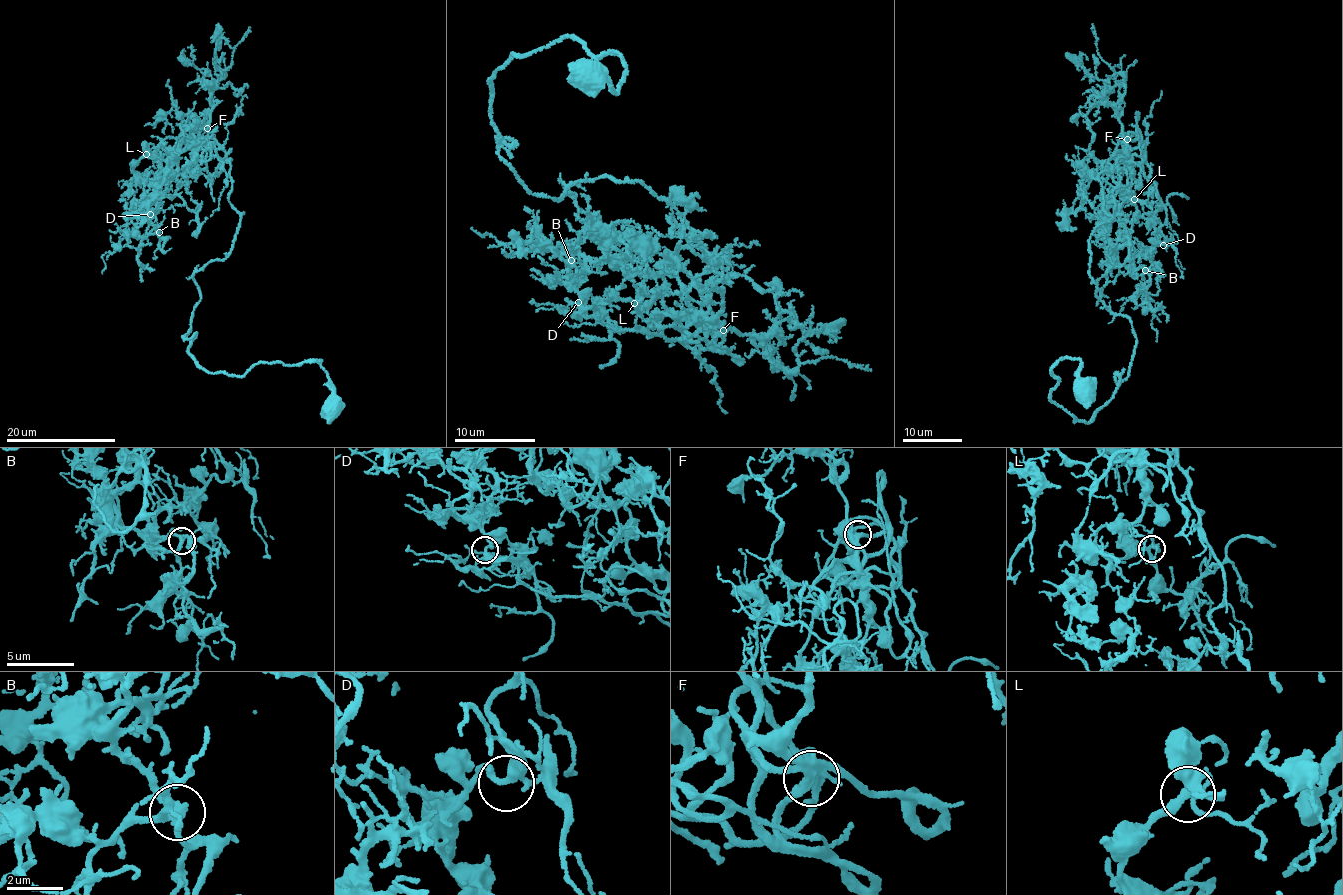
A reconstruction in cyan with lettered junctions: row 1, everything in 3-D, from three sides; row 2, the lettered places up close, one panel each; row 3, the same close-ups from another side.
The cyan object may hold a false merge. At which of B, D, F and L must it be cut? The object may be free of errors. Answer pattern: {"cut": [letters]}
{"cut": []}

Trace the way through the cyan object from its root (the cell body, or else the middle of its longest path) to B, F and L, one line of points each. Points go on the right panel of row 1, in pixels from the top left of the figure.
B: (1085, 389), (1053, 363), (1085, 423), (1135, 344), (1090, 273), (1106, 170), (1102, 233), (1145, 269)
F: (1085, 389), (1053, 363), (1085, 423), (1135, 344), (1090, 273), (1127, 139)
L: (1085, 389), (1053, 363), (1085, 423), (1132, 361), (1089, 244), (1099, 176), (1139, 145), (1110, 196), (1134, 199)

